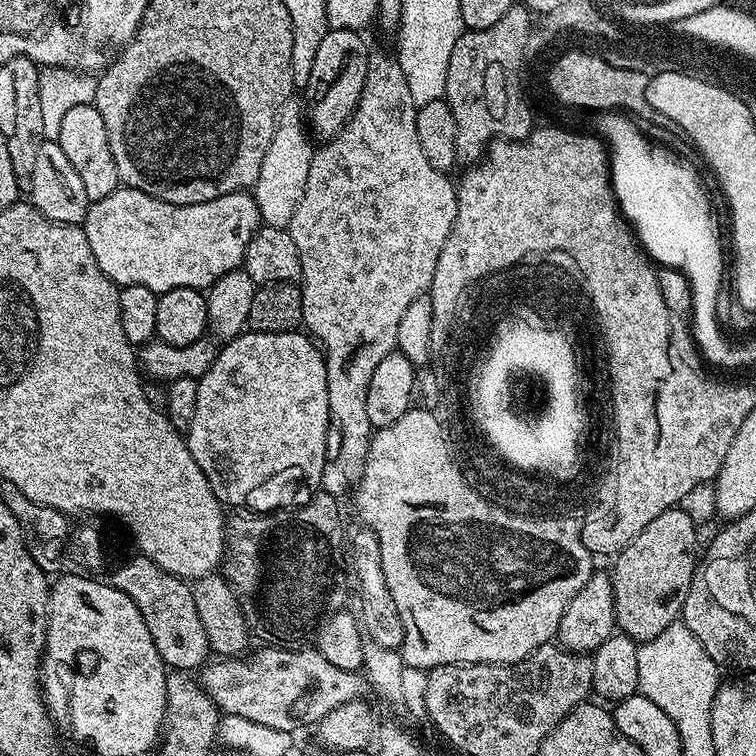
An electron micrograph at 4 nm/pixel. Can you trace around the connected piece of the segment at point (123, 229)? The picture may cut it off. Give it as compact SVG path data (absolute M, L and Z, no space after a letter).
M121 186L117 188L114 194L110 194L101 200L93 200L89 203L88 213L86 214L82 227L86 234L86 242L90 242L90 250L94 250L94 262L98 262L98 266L108 275L113 285L137 284L138 286L146 286L159 294L168 292L171 288L199 288L201 290L207 290L212 287L212 283L215 280L222 278L222 274L230 274L235 268L241 267L244 262L246 250L250 246L250 238L254 238L254 234L262 227L262 221L260 219L258 202L251 191L222 194L222 198L214 198L210 202L171 204L165 200L154 198L142 190L134 190L133 188Z

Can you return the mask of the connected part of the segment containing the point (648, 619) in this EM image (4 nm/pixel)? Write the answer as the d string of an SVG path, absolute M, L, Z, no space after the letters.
M677 506L658 514L630 546L626 546L611 561L610 575L612 589L614 590L614 614L616 627L623 635L637 642L653 640L666 630L666 626L677 623L681 619L686 594L690 590L690 582L696 576L698 567L698 548L696 552L696 524L688 512L683 512L683 507Z

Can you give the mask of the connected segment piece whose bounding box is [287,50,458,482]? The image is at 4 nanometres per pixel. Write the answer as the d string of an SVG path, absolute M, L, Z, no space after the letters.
M369 51L366 82L362 86L358 104L350 113L346 126L340 133L333 140L321 143L319 145L321 148L317 147L313 151L304 193L287 227L288 233L294 238L294 246L298 246L298 254L302 262L302 274L299 281L302 314L304 315L302 324L323 351L328 379L328 415L331 425L335 426L342 436L341 450L335 463L344 471L344 476L349 482L359 480L366 466L366 454L370 450L372 441L374 429L370 417L366 414L366 390L370 390L370 378L374 378L374 369L382 363L382 358L396 351L398 325L402 323L402 314L408 309L410 302L414 302L414 298L425 295L431 289L434 266L438 266L438 254L442 254L442 246L446 246L446 238L450 238L450 230L454 226L454 218L458 210L456 184L448 181L449 173L434 170L434 166L430 166L429 160L426 159L426 154L422 154L416 125L417 107L414 98L410 98L410 86L406 86L406 74L402 74L399 59L392 57L391 60L384 52Z

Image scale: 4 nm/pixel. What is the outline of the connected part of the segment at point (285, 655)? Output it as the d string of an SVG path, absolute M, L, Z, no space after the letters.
M315 647L260 648L248 658L224 658L203 667L201 685L221 713L248 718L250 722L296 734L307 724L319 724L326 714L330 714L330 710L342 706L342 702L359 700L365 695L366 680L359 671L338 670L338 666L326 662Z

